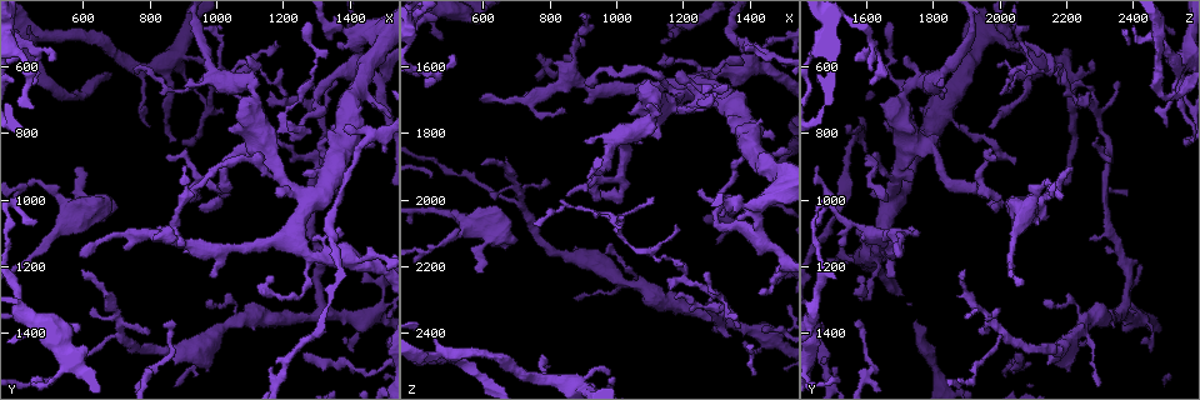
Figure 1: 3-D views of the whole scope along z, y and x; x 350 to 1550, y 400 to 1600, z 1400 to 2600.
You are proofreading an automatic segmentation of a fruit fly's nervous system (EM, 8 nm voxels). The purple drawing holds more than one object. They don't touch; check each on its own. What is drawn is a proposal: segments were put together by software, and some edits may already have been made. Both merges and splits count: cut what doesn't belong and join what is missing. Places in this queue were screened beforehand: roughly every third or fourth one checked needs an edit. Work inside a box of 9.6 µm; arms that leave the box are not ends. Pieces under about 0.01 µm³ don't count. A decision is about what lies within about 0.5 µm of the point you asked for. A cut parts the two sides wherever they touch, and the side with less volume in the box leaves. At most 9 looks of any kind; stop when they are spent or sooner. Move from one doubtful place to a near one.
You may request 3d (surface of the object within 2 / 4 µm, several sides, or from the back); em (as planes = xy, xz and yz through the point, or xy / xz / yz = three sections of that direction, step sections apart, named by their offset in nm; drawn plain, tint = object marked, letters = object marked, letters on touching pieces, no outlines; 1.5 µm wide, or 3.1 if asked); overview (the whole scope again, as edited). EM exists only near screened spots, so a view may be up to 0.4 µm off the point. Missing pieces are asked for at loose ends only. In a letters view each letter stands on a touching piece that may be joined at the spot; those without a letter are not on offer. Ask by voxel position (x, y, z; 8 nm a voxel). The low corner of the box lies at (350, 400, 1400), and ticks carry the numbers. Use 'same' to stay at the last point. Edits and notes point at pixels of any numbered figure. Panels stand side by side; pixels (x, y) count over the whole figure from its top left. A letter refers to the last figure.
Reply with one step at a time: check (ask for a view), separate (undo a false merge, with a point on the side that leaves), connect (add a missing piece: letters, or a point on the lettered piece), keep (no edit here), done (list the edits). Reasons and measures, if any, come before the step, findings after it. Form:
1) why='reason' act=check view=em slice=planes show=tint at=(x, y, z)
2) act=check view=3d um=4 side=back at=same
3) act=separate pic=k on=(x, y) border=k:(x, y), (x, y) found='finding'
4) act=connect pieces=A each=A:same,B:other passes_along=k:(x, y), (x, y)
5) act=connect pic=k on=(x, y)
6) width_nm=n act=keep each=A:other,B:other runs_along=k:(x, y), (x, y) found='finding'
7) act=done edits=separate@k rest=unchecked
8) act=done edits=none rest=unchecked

why='tapers out' act=check view=em slice=xz step=4 show=tint at=(1360, 640, 2350)

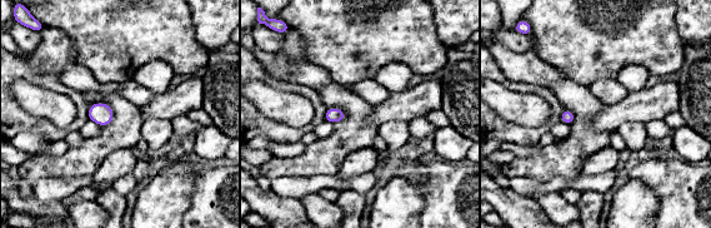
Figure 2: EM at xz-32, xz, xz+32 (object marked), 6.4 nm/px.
act=check view=em slice=planes show=letters at=same

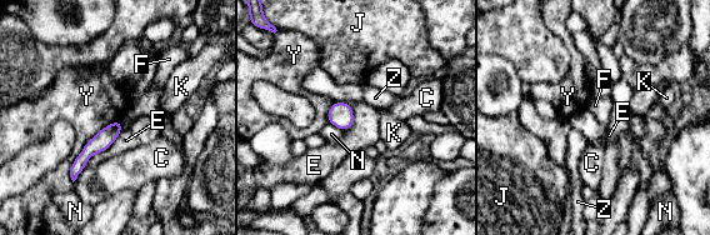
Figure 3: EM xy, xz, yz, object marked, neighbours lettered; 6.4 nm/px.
act=keep each=C:other,E:other,F:other,J:other,K:other,N:other,Y:other,Z:other runs_along=3:(116, 124), (81, 159), (74, 175) found='no lettered piece goes on from it'

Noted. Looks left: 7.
why='stops while still wide' act=check view=3d um=2 at=(1480, 820, 1810)

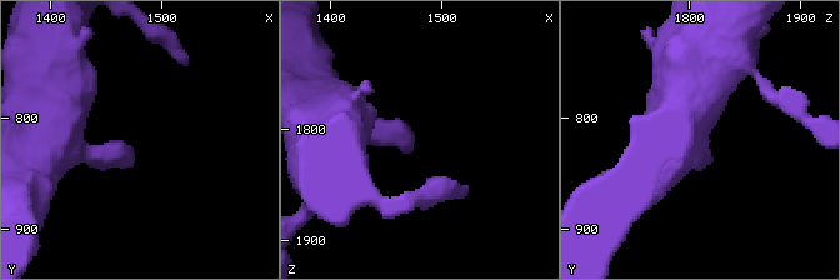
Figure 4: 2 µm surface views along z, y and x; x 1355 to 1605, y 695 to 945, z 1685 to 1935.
why='need the tissue' act=check view=em um=3.1 slice=xz step=8 show=letters at=(1476, 832, 1810)

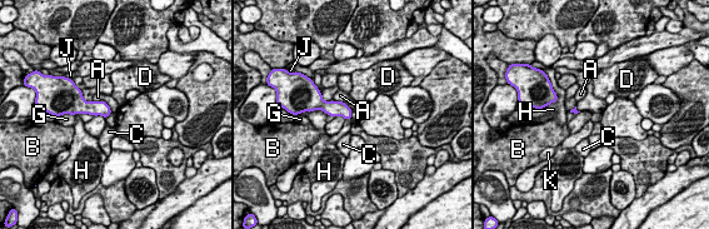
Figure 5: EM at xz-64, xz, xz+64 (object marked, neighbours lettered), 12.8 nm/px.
act=connect pieces=K each=A:other,B:other,C:other,D:other,G:other,H:other,J:other,K:same passes_along=5:(333, 108), (348, 119), (346, 127) found='the neuron continues'

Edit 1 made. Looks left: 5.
act=check view=3d um=2 at=(910, 1000, 1650)

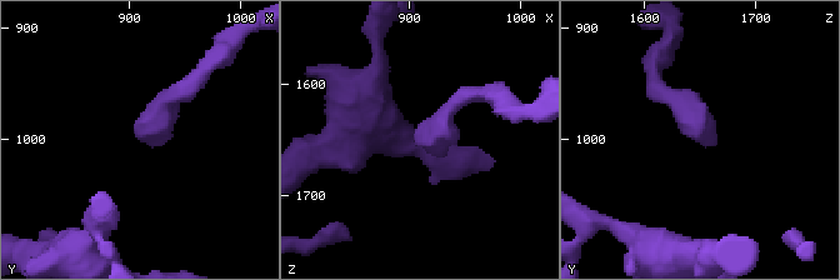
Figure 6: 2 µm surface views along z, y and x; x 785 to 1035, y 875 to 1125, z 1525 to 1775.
act=check view=em slice=yz step=4 show=letters at=(912, 998, 1656)

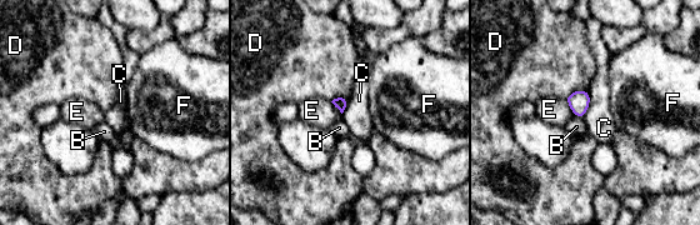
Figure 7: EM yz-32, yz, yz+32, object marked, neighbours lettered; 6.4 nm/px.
act=keep each=B:other,C:other,D:other,E:other,F:other found='none of them fits'

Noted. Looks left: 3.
why='an open end' act=check view=3d um=2 side=back at=(1380, 780, 1540)

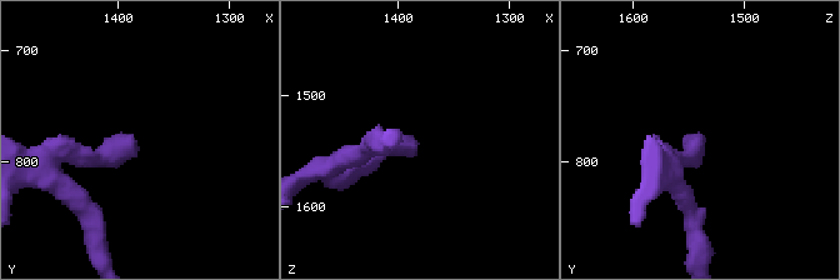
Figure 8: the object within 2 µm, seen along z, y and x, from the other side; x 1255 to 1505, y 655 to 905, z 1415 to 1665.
act=check view=em slice=xy step=4 show=tint at=(1386, 782, 1542)

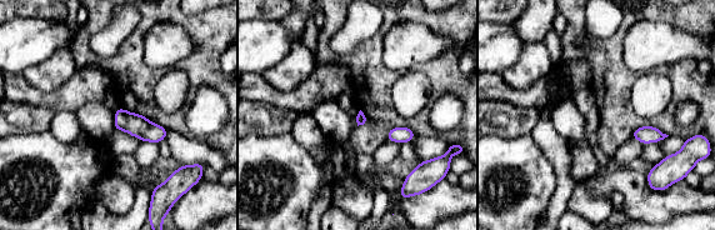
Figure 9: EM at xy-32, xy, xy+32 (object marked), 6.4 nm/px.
why='cut it another way' act=check view=em slice=planes show=letters at=same

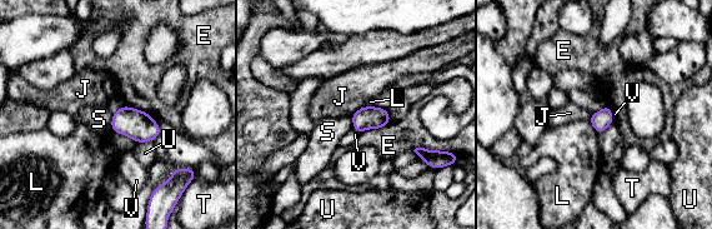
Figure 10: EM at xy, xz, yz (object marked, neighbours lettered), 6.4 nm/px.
act=keep each=E:other,J:other,L:other,S:other,T:other,U:other,V:other found='no lettered piece goes on from it'

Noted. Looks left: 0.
act=done edits=connect@5 rest=unchecked

